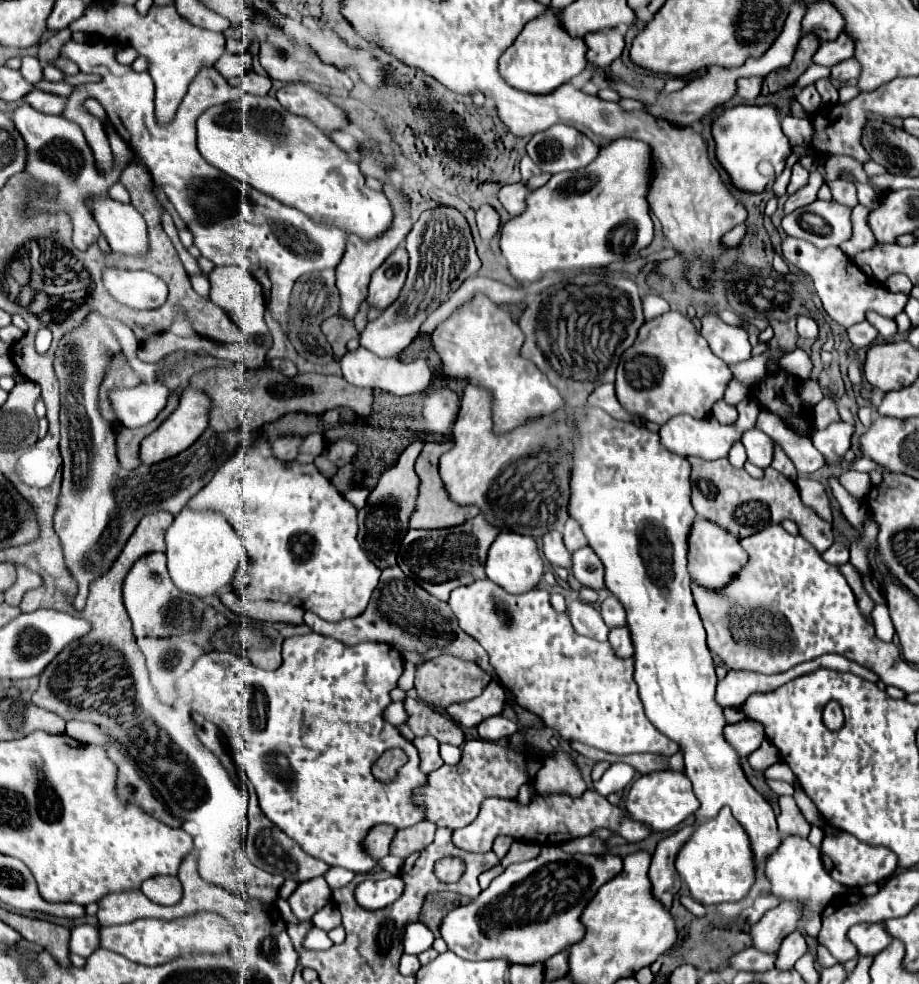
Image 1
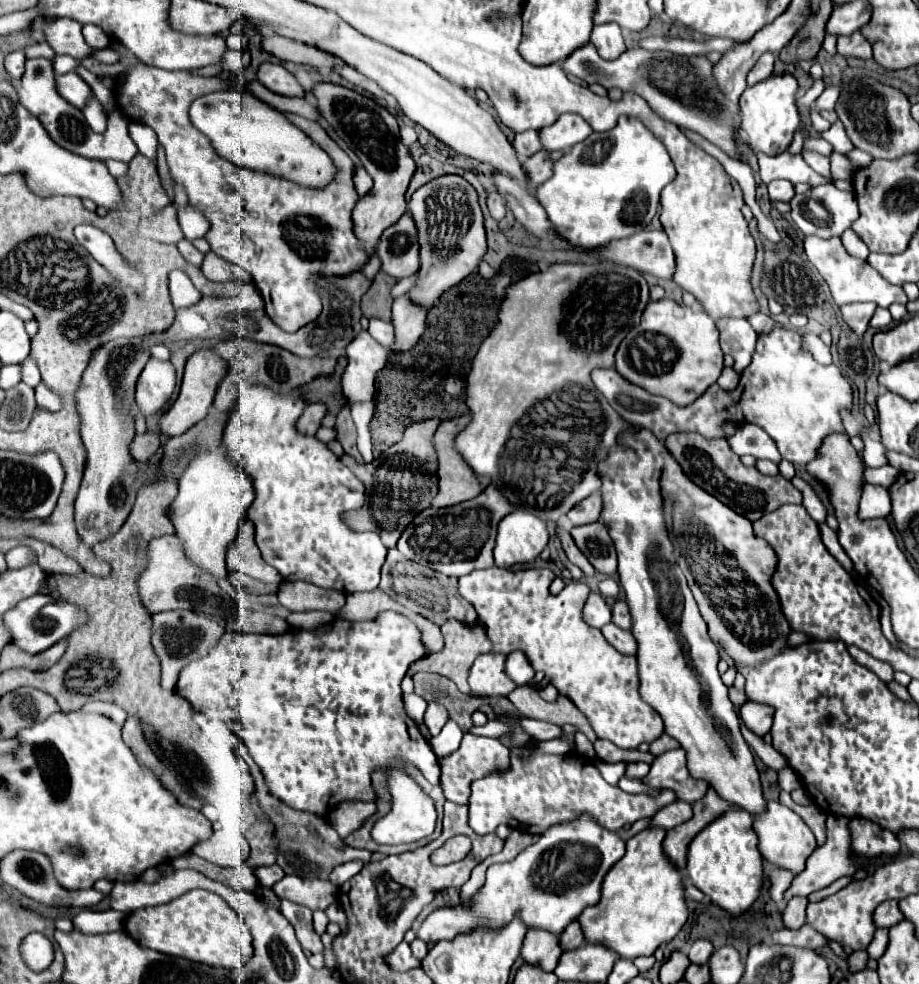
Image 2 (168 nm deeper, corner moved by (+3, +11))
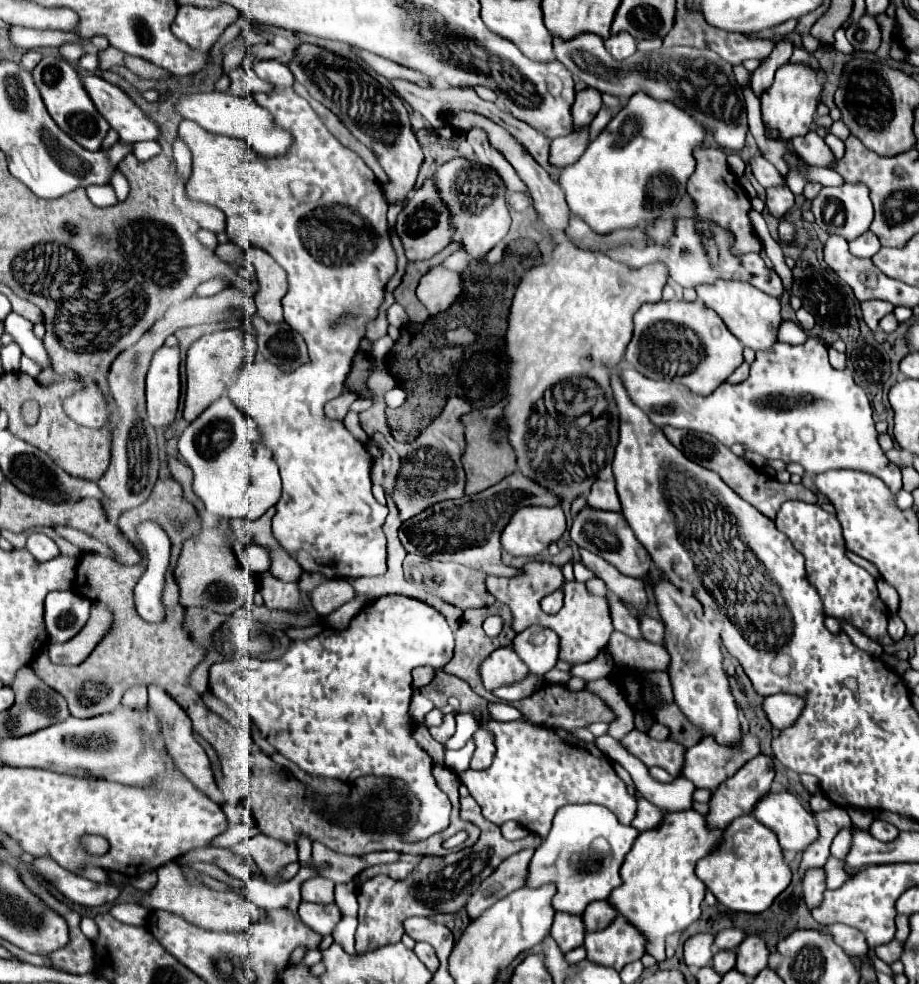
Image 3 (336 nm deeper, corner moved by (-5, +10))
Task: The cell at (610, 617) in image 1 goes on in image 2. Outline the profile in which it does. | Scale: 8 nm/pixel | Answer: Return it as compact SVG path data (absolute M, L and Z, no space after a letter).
M616 600L612 606L612 624L628 630L630 628L630 616L628 616L628 606L624 600Z

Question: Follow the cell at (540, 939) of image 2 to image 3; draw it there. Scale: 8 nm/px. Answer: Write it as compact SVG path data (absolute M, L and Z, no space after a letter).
M558 911L554 917L554 925L552 925L550 935L556 939L556 943L560 945L560 949L564 953L568 953L574 947L580 947L584 943L584 935L586 935L582 913L572 915L572 913Z

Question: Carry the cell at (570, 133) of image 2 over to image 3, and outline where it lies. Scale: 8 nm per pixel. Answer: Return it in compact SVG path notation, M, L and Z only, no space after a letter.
M586 87L576 93L576 101L572 105L574 115L574 127L584 127L586 123L592 123L596 113L602 109L602 97L600 91L594 87Z

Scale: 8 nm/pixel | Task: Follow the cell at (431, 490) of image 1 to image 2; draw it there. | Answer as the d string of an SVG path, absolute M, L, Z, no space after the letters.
M460 416L460 418L454 418L454 420L446 420L446 422L440 422L434 438L432 438L432 444L434 444L434 450L438 454L438 492L432 500L432 506L434 508L446 508L446 506L454 506L454 504L460 504L460 502L466 502L466 500L472 500L476 498L484 488L486 484L478 478L474 478L472 470L462 462L462 458L458 458L458 454L454 452L454 436L470 422L470 416Z

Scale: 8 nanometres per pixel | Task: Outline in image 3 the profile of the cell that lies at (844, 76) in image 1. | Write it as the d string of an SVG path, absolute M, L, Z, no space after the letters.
M862 15L846 29L846 39L856 51L876 51L880 47L880 27L870 15Z

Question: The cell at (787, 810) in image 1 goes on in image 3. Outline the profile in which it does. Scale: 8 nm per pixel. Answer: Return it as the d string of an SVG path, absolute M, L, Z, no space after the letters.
M852 827L840 829L834 837L834 841L832 841L831 855L838 857L838 859L844 859L848 855L848 851L850 851L850 843L852 843Z

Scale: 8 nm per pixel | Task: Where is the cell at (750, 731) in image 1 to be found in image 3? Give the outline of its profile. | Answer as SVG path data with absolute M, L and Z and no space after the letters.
M778 693L778 695L766 697L762 707L764 707L764 713L768 715L774 729L786 729L792 723L796 723L796 719L804 711L804 705L806 705L804 699L798 695Z

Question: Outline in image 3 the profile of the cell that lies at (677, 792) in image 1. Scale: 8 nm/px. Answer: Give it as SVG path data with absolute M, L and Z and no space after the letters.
M742 733L742 741L738 747L726 747L726 745L718 745L714 741L712 735L704 737L698 745L690 747L686 751L686 761L684 761L684 769L682 775L686 779L690 779L696 787L706 787L706 789L716 789L722 781L726 781L728 777L732 777L750 757L760 753L760 739L752 733Z

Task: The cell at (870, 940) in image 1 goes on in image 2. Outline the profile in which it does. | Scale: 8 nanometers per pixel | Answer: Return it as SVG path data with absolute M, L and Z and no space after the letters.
M890 900L890 902L882 902L876 910L874 910L874 926L876 928L892 928L902 920L902 912L898 910L898 900Z

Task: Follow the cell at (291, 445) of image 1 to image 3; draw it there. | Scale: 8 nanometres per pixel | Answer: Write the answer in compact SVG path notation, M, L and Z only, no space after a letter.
M342 393L340 397L332 399L330 403L326 403L326 415L330 415L332 419L344 419L350 405L358 399L356 393Z

